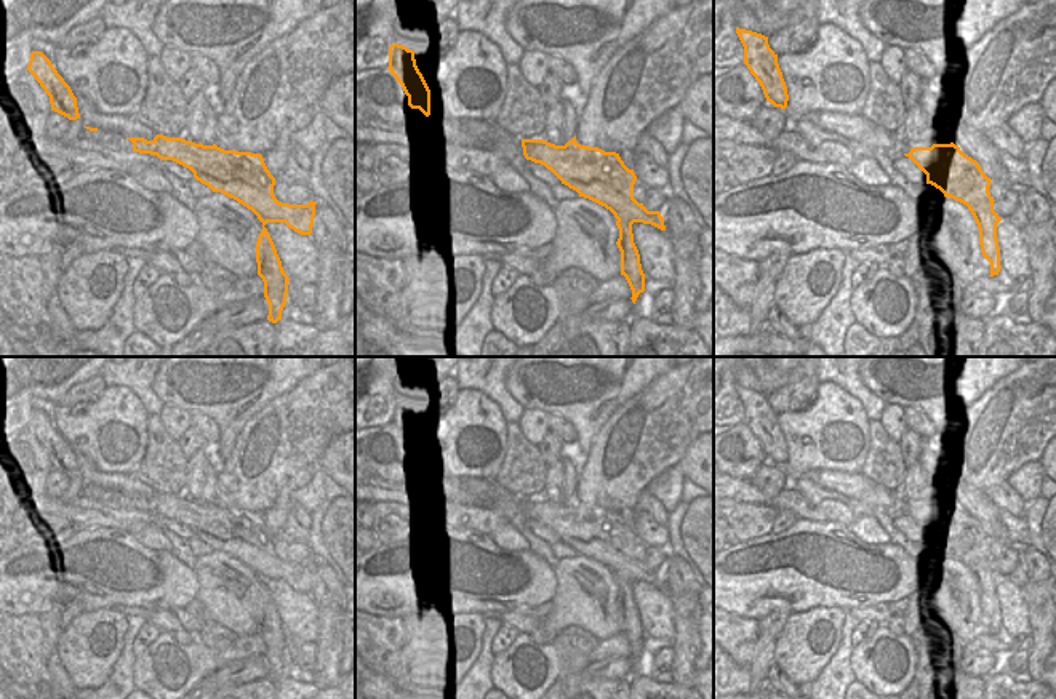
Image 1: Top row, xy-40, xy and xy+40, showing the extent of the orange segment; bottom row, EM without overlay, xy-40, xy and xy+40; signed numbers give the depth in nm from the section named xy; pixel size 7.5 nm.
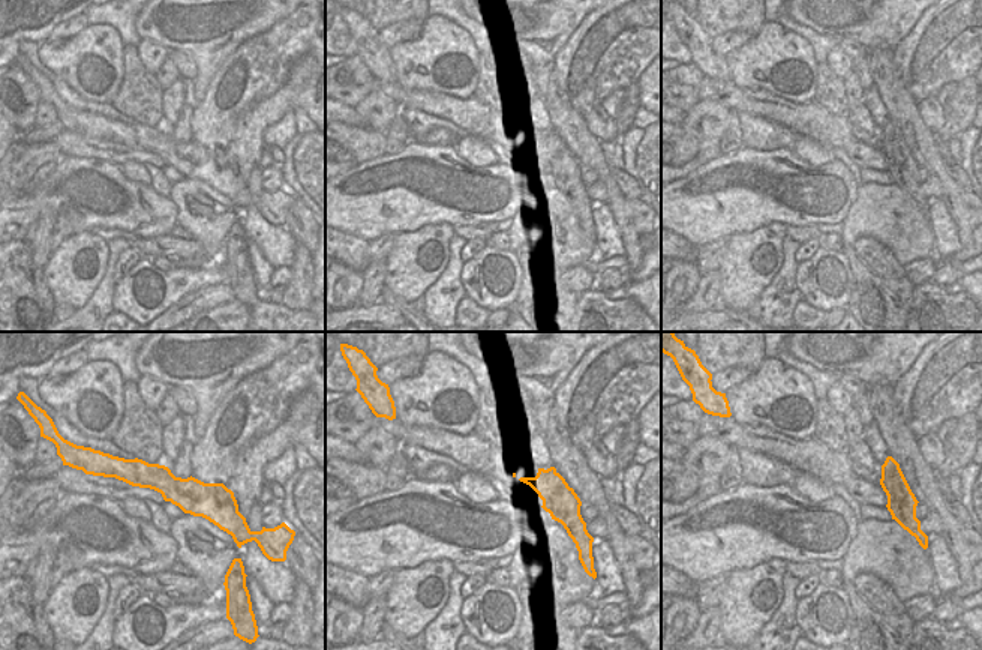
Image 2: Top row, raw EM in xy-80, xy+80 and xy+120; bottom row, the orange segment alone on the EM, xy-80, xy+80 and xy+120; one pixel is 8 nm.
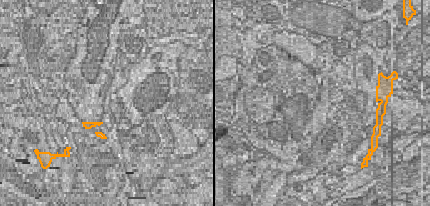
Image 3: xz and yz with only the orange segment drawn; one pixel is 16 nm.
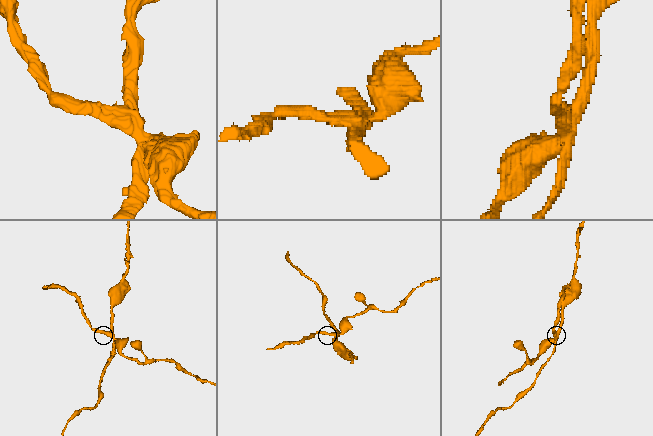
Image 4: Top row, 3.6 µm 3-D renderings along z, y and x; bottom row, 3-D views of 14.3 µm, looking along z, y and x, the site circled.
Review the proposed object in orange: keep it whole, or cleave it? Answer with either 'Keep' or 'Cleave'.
Cleave.

